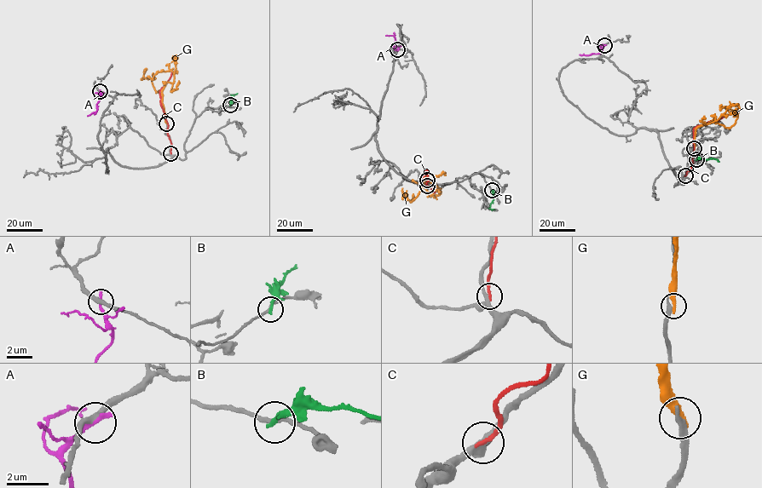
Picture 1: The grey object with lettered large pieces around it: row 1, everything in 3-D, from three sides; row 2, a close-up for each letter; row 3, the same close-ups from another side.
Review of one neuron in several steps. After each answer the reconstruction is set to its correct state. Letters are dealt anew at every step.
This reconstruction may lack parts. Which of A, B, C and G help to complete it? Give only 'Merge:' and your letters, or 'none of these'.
Merge: none of these

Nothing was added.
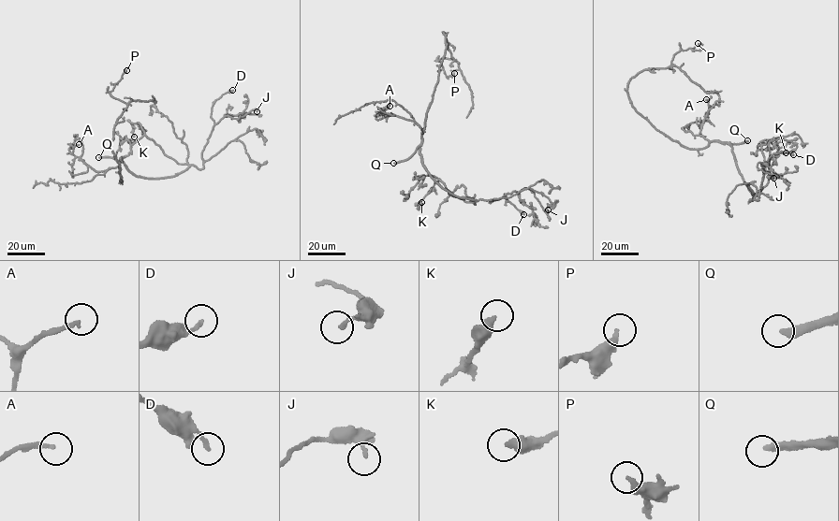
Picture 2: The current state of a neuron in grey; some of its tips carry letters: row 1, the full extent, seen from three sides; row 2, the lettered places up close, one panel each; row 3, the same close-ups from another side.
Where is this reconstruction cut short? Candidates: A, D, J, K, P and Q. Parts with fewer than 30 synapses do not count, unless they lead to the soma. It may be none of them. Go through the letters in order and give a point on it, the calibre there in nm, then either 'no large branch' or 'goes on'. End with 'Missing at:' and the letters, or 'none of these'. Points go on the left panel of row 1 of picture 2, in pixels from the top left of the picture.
A: (79, 144) | 180 nm | no large branch
D: (232, 90) | 200 nm | no large branch
J: (257, 111) | 160 nm | no large branch
K: (134, 137) | 400 nm | no large branch
P: (126, 70) | 320 nm | no large branch
Q: (98, 157) | 280 nm | goes on
Missing at: Q

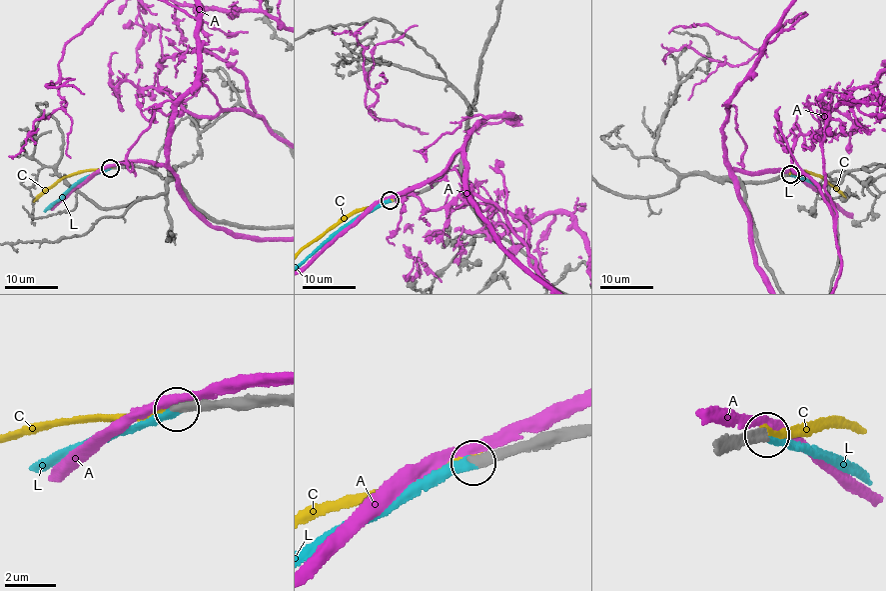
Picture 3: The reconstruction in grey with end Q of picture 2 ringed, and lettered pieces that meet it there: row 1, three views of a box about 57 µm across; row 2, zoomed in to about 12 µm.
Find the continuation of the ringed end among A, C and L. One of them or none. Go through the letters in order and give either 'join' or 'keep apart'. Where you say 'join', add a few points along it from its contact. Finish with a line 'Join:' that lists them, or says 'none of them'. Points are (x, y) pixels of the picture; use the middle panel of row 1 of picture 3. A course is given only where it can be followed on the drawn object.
A: keep apart
C: keep apart
L: join
Join: L

